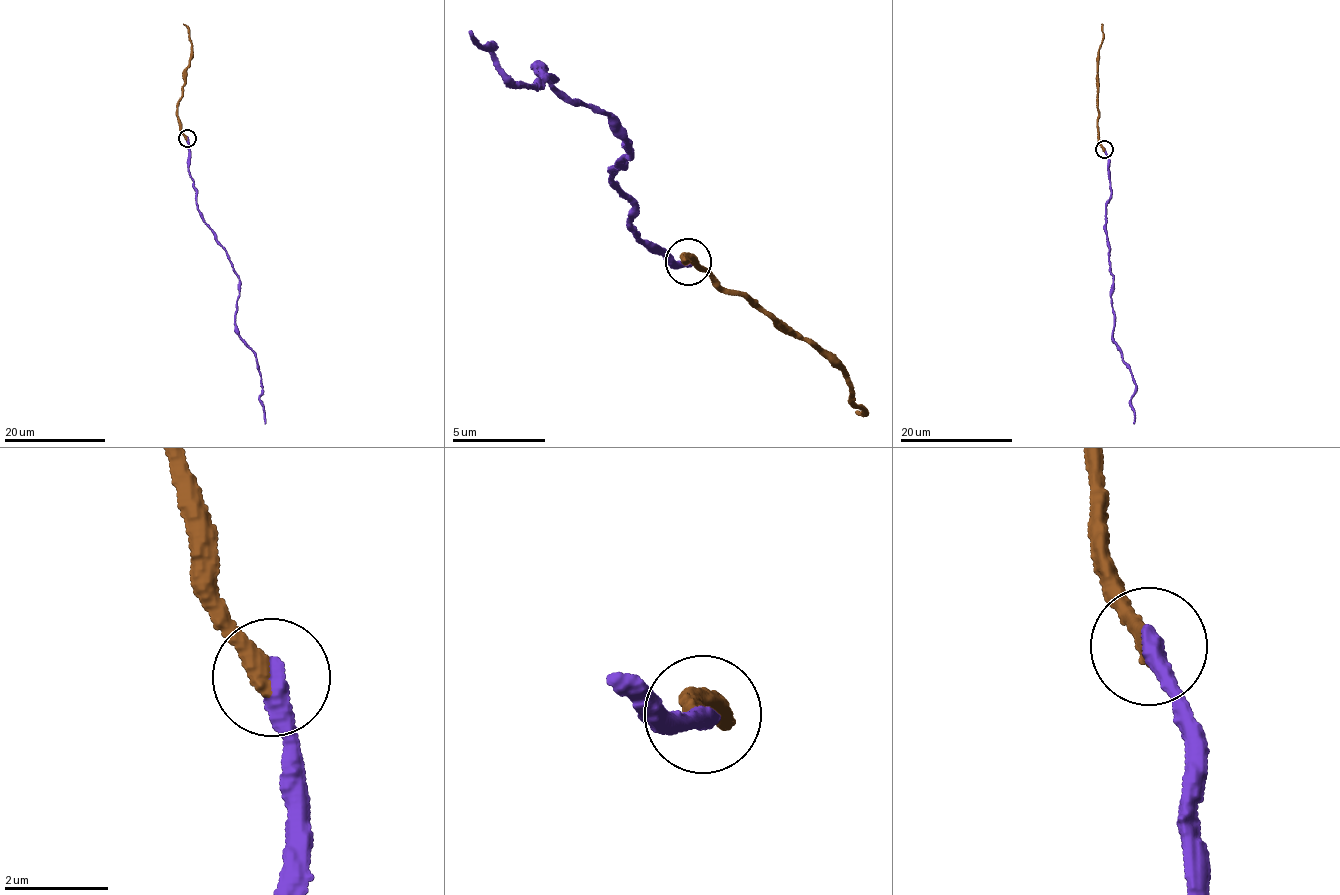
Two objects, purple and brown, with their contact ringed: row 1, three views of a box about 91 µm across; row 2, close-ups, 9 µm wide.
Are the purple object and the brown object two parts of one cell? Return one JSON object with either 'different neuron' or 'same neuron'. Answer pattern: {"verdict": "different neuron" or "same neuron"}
{"verdict": "same neuron"}

